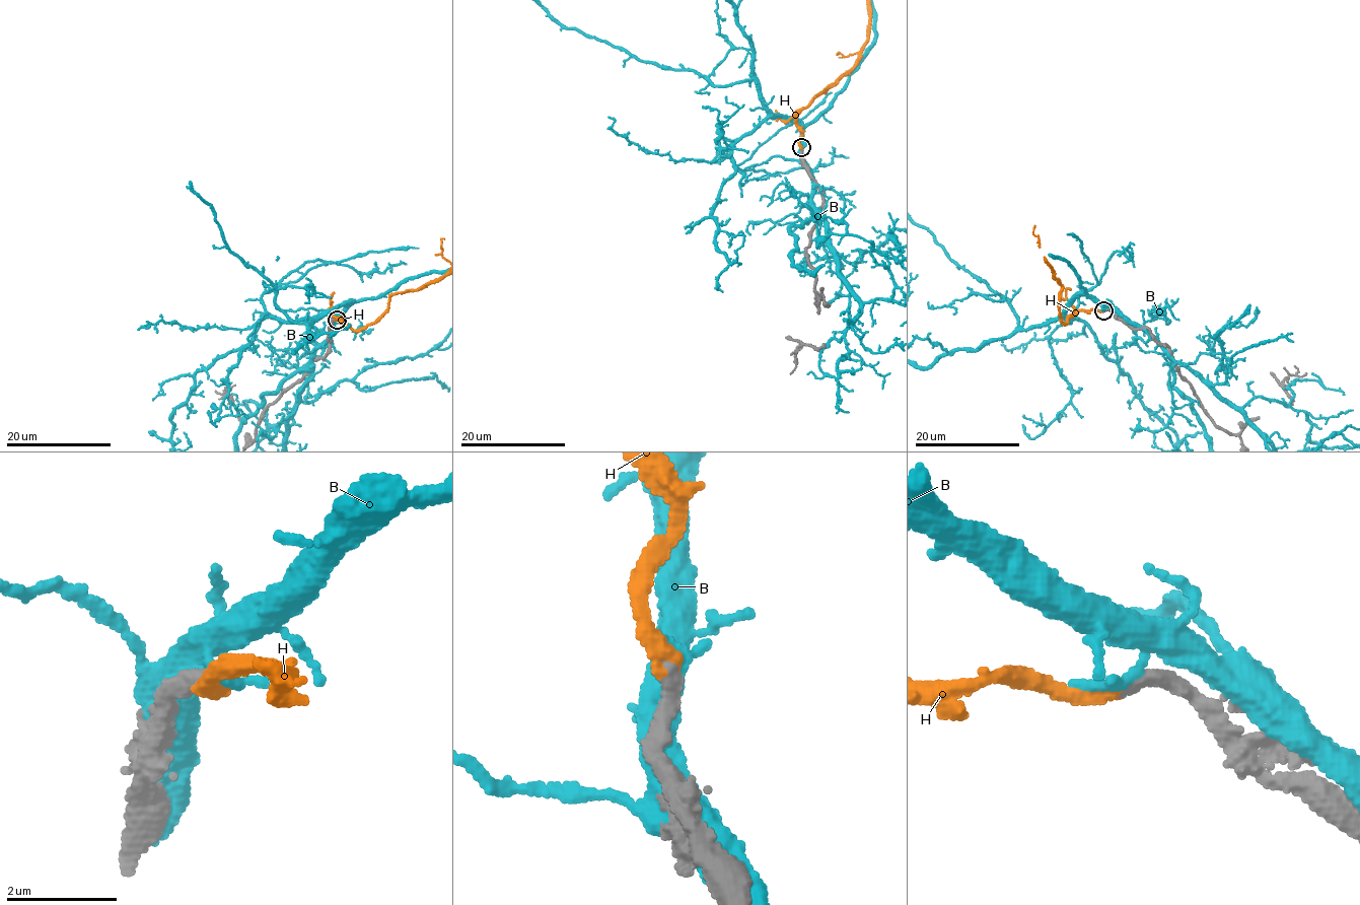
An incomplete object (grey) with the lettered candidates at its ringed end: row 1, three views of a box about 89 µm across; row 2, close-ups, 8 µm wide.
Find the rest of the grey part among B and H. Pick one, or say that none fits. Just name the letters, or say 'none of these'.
H

